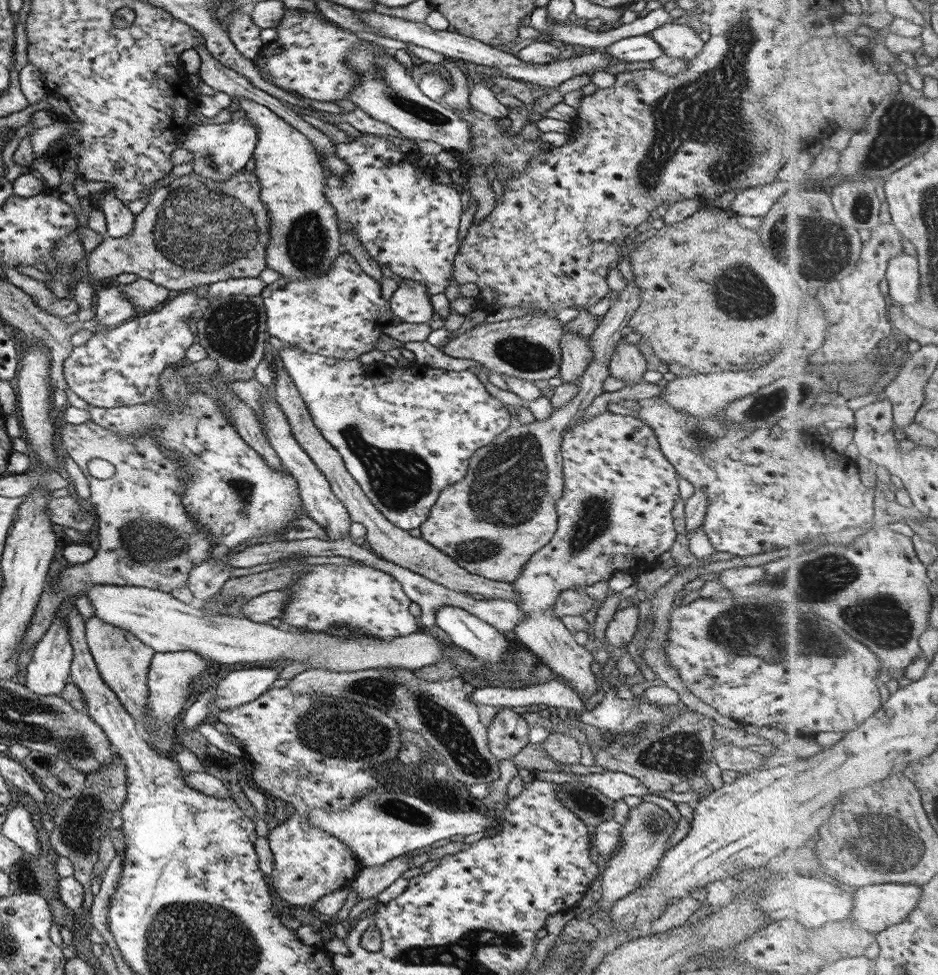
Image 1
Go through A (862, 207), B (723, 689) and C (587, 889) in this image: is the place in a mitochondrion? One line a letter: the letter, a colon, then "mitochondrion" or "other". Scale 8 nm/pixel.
A: mitochondrion
B: other
C: other

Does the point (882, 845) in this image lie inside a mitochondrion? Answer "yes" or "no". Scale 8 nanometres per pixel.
yes

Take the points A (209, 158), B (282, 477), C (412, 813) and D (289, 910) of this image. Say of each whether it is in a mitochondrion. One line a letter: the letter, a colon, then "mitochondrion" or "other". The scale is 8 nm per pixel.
A: mitochondrion
B: other
C: mitochondrion
D: other

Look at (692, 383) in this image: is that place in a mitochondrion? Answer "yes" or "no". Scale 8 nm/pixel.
no

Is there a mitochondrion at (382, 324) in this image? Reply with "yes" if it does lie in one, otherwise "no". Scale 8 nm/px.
no

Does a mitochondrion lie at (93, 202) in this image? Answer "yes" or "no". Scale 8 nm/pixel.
no

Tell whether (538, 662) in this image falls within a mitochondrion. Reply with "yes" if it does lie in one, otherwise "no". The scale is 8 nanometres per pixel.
no

